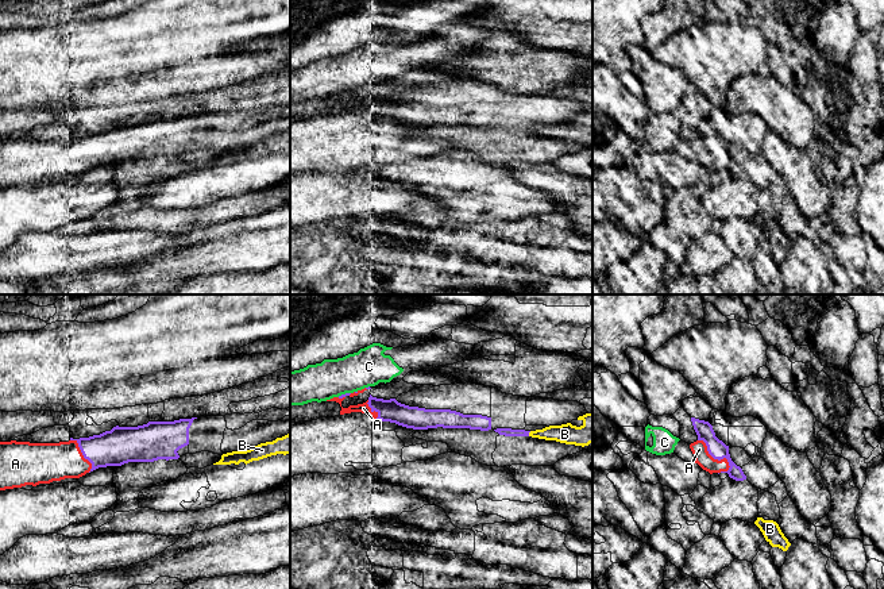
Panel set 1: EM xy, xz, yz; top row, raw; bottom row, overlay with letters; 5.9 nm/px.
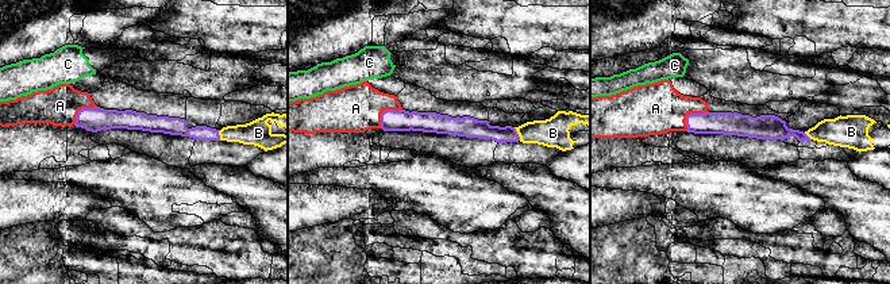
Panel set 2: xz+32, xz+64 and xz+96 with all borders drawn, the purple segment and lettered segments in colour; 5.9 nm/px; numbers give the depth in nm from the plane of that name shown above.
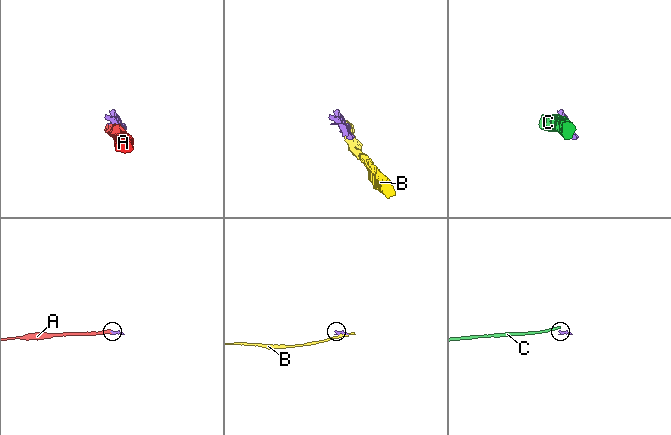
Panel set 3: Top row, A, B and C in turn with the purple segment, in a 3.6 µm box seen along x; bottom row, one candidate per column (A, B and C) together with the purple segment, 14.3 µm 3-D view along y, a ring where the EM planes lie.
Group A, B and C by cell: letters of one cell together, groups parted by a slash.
A / B / C

